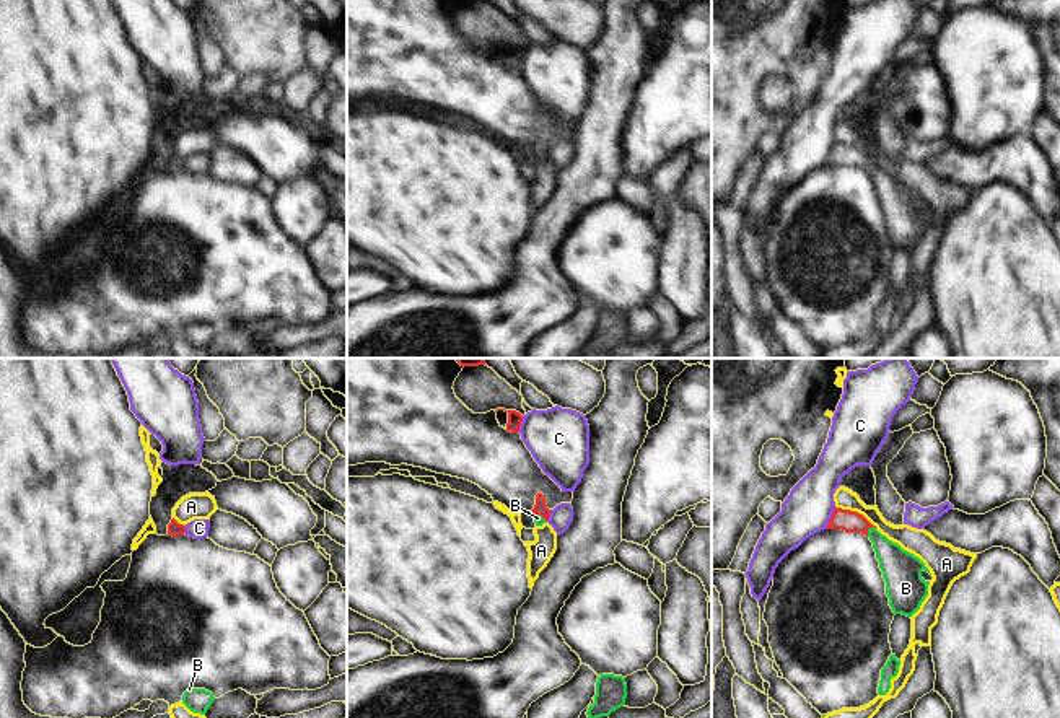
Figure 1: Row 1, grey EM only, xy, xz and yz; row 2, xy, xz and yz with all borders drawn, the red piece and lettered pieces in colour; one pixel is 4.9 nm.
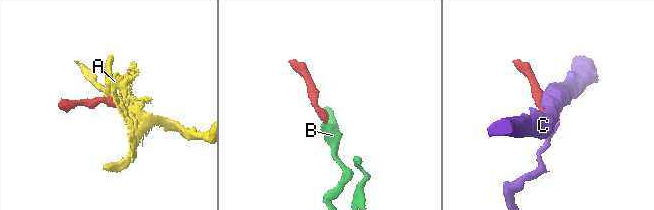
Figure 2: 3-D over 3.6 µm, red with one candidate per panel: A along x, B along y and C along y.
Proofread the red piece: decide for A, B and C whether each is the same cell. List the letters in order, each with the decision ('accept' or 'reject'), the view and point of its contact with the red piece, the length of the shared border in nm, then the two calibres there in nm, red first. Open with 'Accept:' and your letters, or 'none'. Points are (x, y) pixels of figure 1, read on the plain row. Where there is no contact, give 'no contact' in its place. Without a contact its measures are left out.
Accept: B
A: reject; meets red in yz at (855, 147); contact 240 nm long; 110 nm thick on the red side, 100 nm on the other
B: accept; meets red in yz at (867, 166); contact 70 nm long; 110 nm thick on the red side, 190 nm on the other
C: reject; meets red in yz at (831, 153); contact 120 nm long; 110 nm thick on the red side, 240 nm on the other

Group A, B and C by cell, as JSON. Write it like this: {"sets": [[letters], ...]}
{"sets": [["A"], ["B"], ["C"]]}

